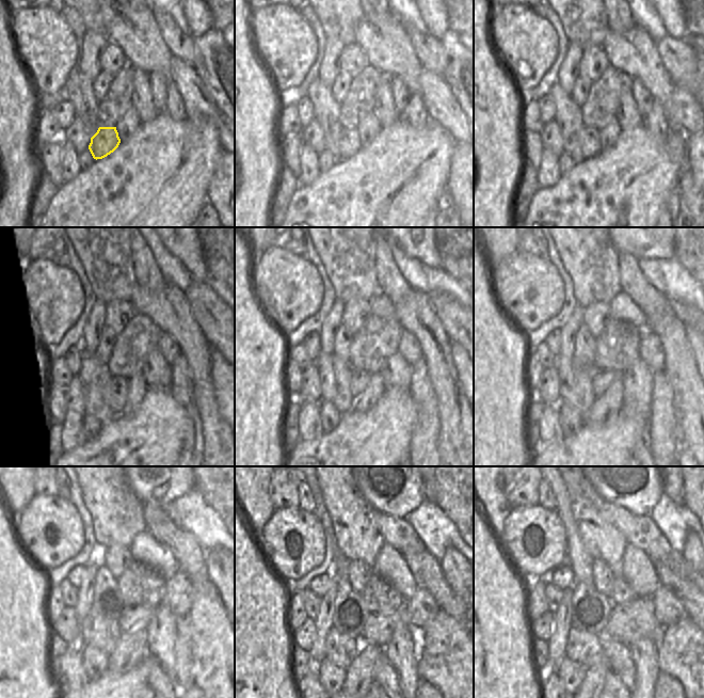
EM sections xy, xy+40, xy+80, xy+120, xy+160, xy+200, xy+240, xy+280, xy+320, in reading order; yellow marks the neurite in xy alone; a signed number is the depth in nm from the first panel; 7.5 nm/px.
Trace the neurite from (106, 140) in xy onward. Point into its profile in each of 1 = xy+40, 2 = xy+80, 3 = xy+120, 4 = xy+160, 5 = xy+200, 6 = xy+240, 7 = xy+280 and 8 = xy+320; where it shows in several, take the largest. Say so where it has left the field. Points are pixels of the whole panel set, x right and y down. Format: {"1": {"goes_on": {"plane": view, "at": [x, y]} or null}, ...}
{"1": {"goes_on": {"plane": "xy+40", "at": [350, 144]}}, "2": {"goes_on": {"plane": "xy+80", "at": [589, 141]}}, "3": {"goes_on": {"plane": "xy+120", "at": [118, 385]}}, "4": {"goes_on": {"plane": "xy+160", "at": [360, 380]}}, "5": {"goes_on": {"plane": "xy+200", "at": [602, 380]}}, "6": {"goes_on": {"plane": "xy+240", "at": [132, 619]}}, "7": {"goes_on": {"plane": "xy+280", "at": [380, 624]}}, "8": {"goes_on": {"plane": "xy+320", "at": [633, 620]}}}

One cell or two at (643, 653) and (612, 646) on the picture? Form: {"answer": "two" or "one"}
{"answer": "two"}

